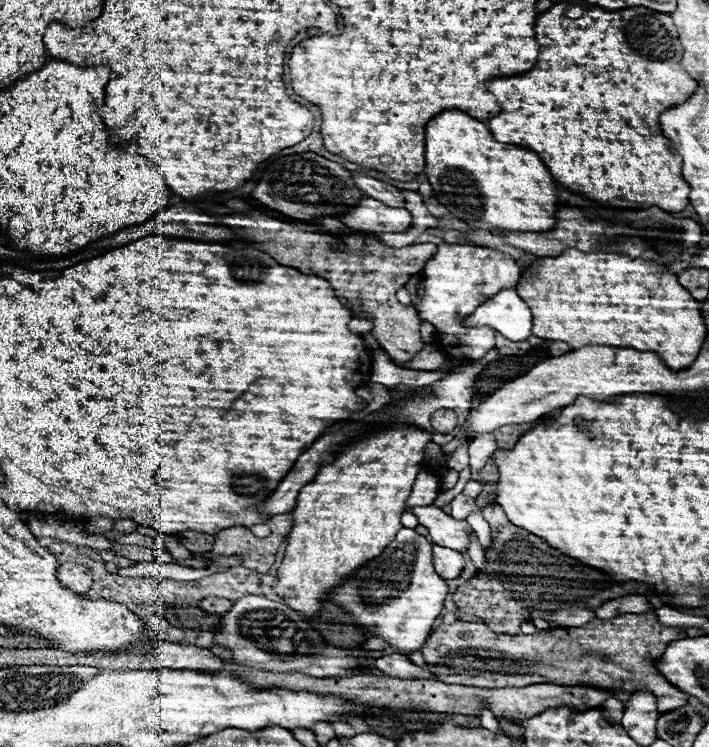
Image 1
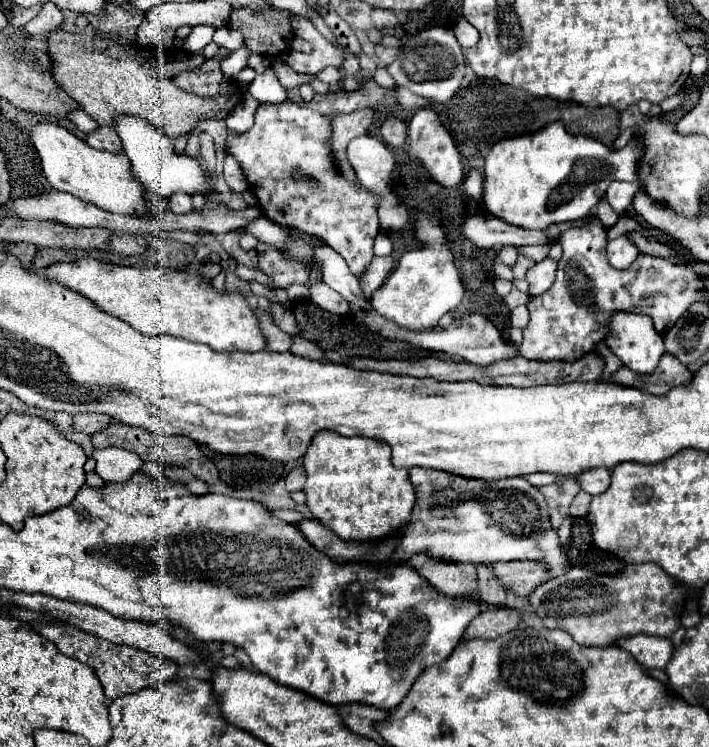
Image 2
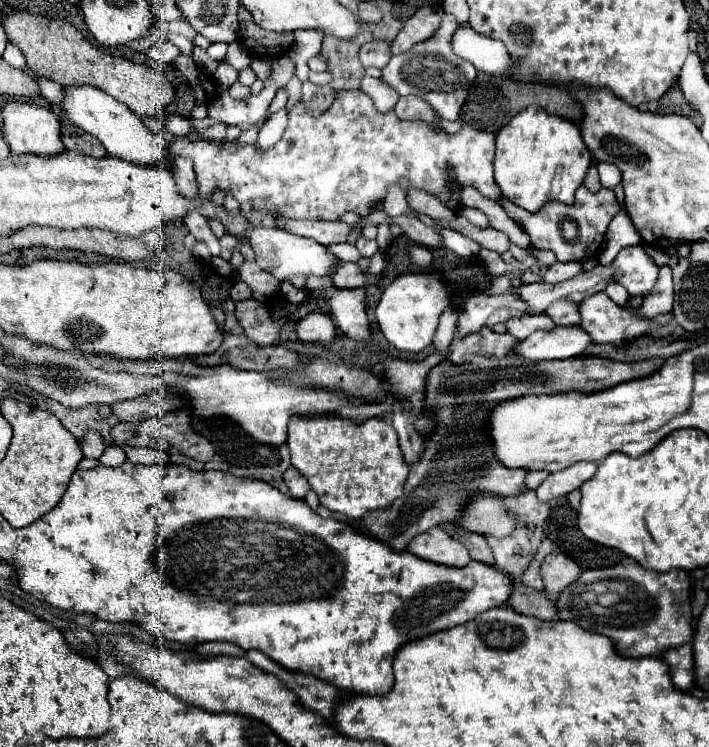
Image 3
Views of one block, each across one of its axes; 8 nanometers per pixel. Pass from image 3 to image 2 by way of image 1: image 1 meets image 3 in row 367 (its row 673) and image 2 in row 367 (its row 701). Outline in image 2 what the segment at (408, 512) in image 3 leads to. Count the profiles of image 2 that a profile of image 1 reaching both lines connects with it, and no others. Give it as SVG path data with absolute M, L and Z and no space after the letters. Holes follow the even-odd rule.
M666 352L666 354L662 354L660 364L652 374L636 374L636 372L628 370L626 366L622 366L618 372L614 372L612 382L638 388L646 394L660 396L660 394L666 394L676 384L690 382L690 378L692 378L692 372L688 370L688 366L684 366L676 356Z

